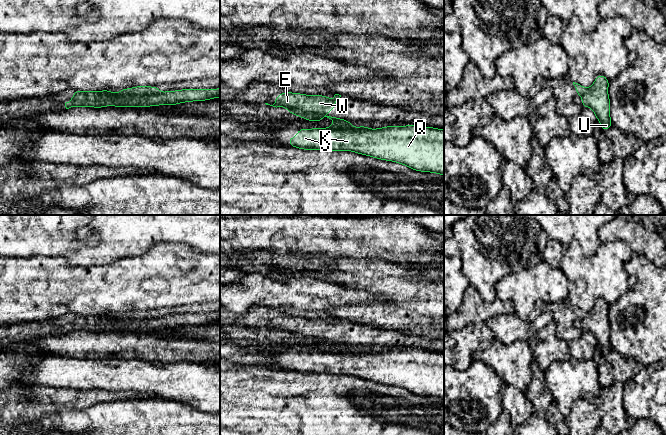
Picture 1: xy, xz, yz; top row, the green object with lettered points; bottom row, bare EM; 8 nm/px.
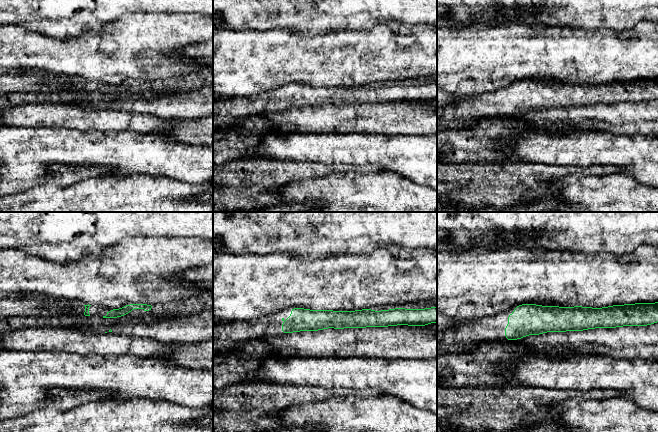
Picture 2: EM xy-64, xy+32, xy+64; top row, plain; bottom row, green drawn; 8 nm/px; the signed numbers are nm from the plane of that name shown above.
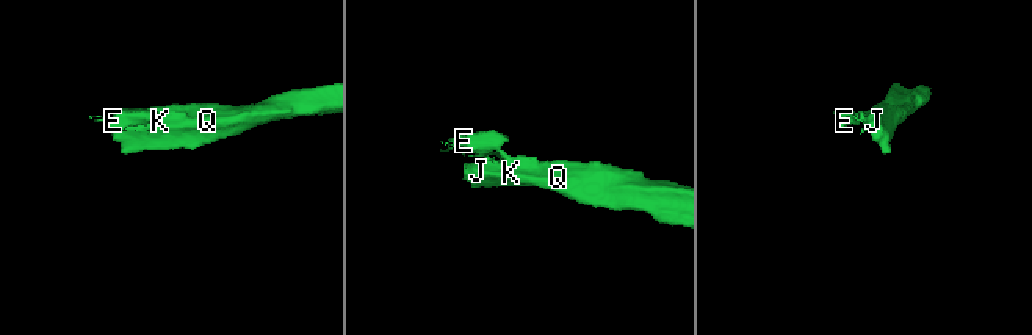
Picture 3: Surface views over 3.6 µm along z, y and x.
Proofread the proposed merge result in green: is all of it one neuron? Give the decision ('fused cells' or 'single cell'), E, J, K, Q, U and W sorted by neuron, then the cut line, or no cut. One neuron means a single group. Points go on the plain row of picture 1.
fused cells; E W / J K Q U; cut in xz along (325, 352), (369, 353)

